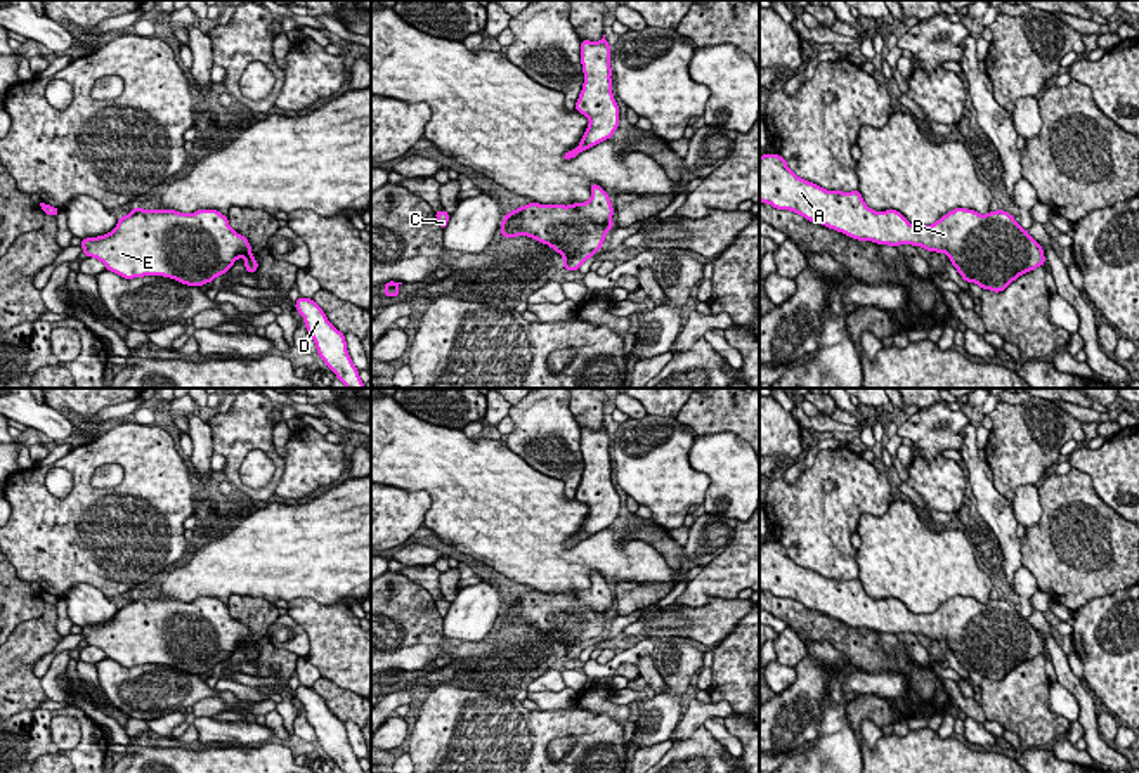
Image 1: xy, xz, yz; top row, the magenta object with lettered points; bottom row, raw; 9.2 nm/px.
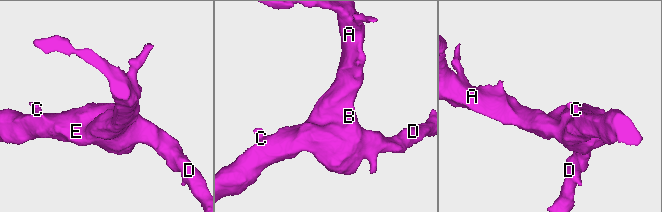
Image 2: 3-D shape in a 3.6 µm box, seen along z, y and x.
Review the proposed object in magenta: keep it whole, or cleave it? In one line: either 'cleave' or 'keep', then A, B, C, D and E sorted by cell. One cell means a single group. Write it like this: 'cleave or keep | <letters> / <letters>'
keep | A B C D E

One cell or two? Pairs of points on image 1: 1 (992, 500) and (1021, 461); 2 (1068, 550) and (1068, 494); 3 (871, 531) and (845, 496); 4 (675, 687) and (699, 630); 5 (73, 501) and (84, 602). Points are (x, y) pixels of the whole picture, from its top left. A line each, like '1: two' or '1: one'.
1: two
2: one
3: two
4: two
5: two

